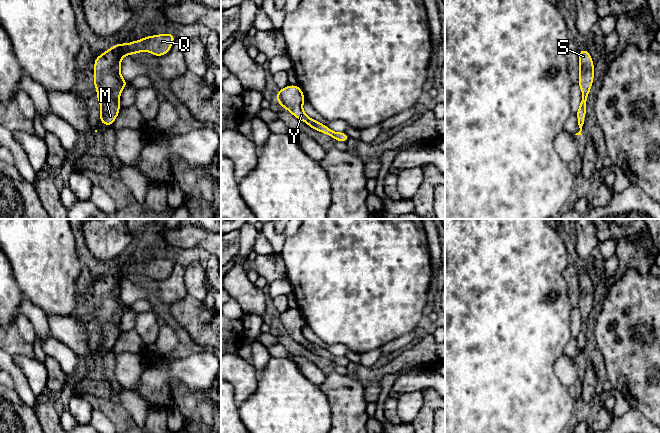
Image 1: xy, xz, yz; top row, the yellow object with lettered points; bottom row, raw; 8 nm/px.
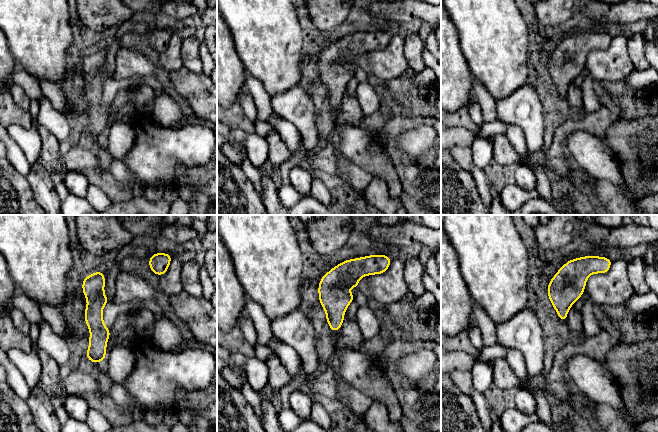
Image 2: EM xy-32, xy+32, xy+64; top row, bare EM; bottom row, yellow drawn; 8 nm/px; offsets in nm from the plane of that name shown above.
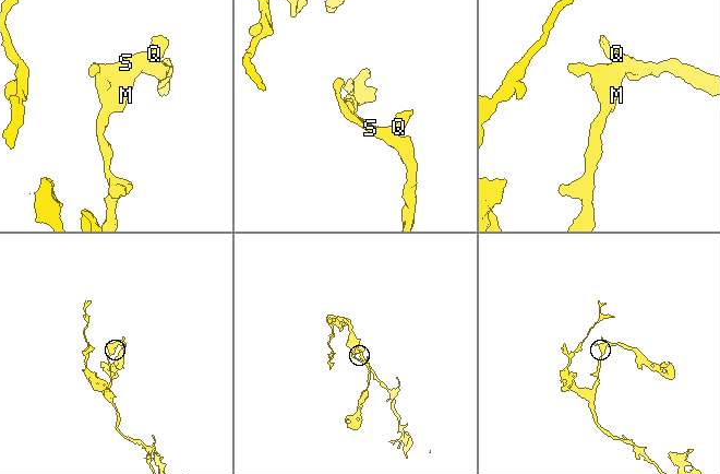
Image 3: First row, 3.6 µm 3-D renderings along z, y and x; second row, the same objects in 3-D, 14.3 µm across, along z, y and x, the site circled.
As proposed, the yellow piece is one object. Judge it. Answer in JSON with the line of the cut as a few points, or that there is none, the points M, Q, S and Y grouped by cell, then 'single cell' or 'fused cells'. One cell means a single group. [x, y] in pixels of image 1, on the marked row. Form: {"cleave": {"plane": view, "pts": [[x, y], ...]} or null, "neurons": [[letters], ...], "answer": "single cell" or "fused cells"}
{"cleave": null, "neurons": [["M", "Q", "S", "Y"]], "answer": "single cell"}

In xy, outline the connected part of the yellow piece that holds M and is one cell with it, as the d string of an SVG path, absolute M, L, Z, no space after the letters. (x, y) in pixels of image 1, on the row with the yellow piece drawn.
M163 33L143 37L128 44L118 43L96 57L93 86L97 90L96 96L101 110L98 122L110 127L120 112L120 95L129 84L121 75L122 58L138 52L150 52L161 57L170 51L175 37L174 34Z

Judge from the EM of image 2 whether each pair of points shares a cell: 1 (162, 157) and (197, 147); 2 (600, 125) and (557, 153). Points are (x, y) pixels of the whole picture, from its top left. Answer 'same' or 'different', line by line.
1: same
2: same

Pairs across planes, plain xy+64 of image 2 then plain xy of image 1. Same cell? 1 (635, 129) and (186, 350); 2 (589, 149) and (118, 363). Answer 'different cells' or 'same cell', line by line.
1: same cell
2: same cell

